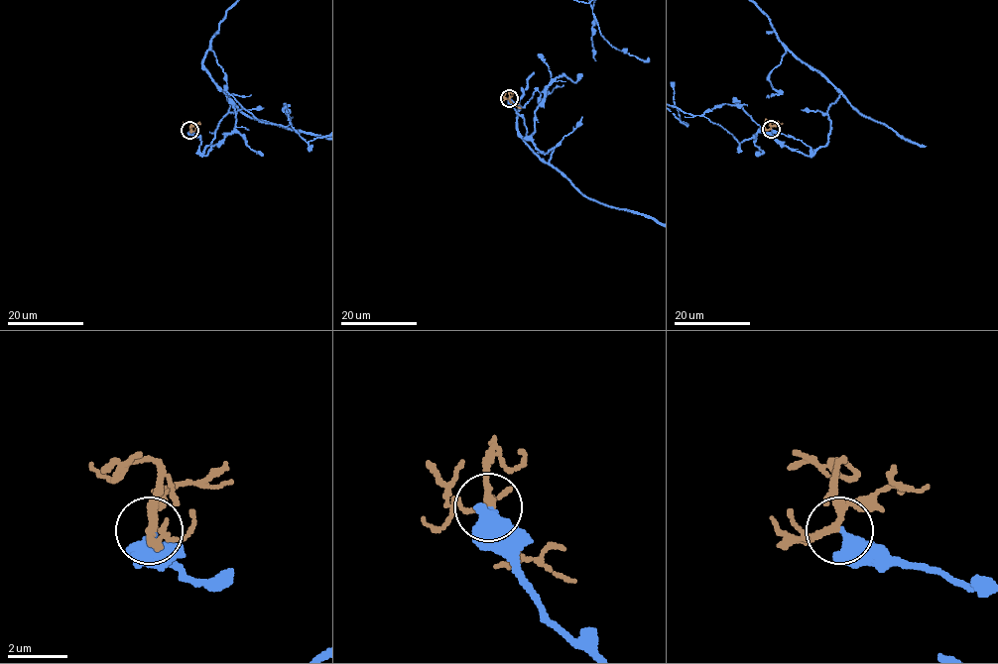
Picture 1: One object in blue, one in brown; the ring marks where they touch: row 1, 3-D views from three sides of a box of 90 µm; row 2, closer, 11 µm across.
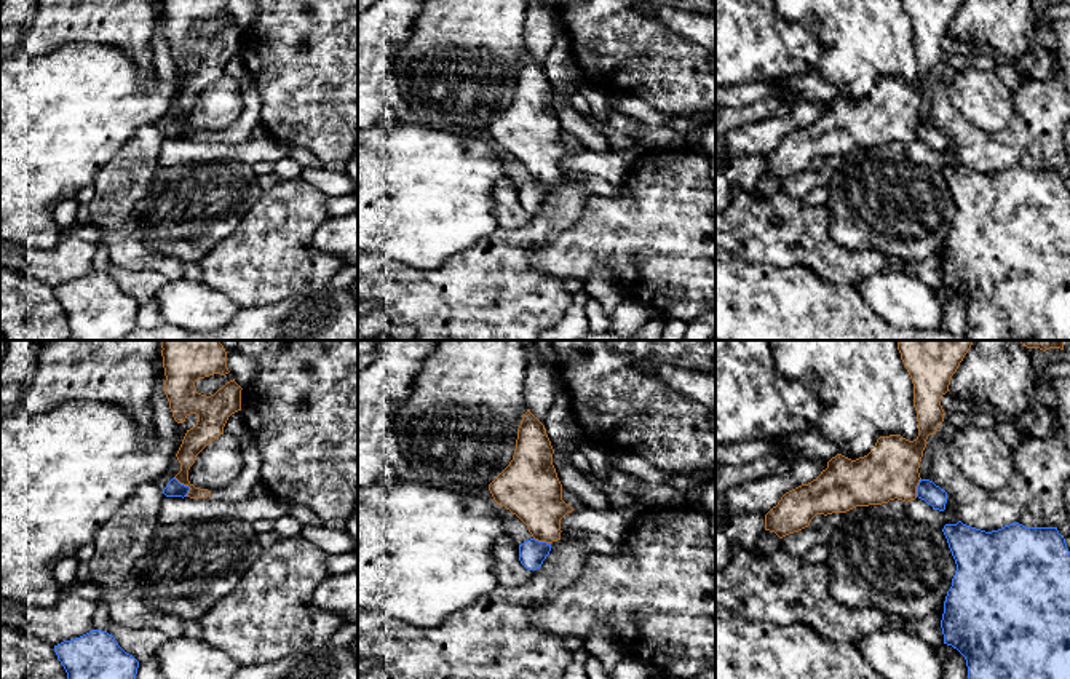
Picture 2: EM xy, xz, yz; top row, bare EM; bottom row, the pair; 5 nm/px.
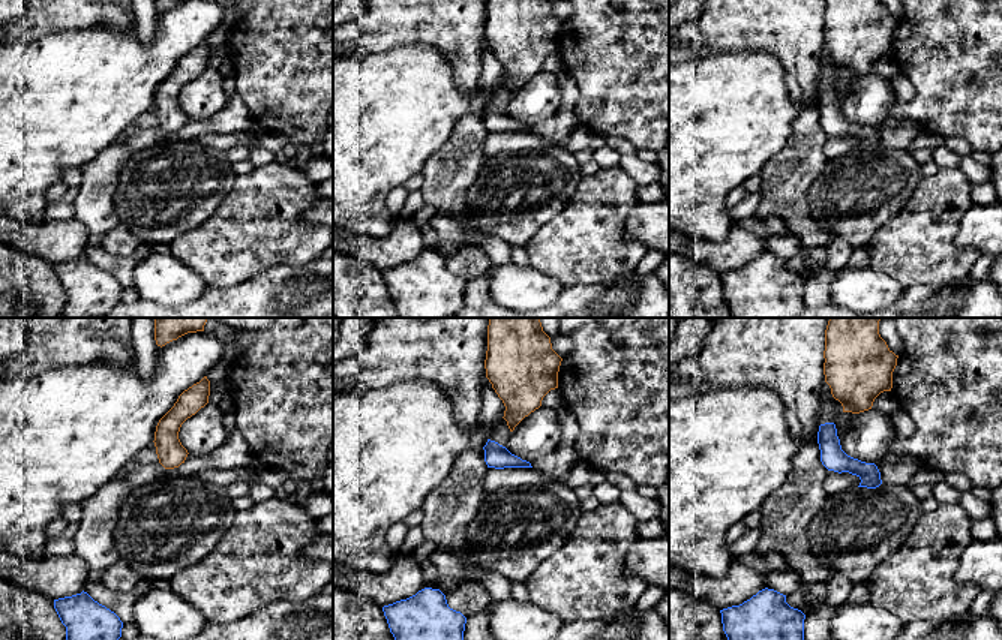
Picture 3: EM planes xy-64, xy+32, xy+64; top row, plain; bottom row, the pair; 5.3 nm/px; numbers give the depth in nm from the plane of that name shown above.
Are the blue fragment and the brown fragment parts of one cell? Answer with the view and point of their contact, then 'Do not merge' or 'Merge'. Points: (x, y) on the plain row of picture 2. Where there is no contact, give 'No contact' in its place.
Touches blue at xy (186, 128). Do not merge

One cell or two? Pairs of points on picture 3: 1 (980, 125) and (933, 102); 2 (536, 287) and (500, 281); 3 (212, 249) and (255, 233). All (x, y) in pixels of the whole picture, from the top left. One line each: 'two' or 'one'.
1: one
2: one
3: one

